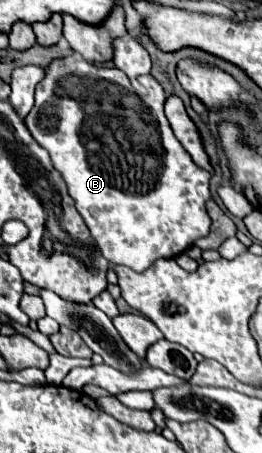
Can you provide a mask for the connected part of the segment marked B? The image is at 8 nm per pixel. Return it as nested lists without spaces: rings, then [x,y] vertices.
[[[73,57],[53,59],[35,91],[35,105],[25,119],[33,139],[49,151],[53,167],[61,173],[87,223],[103,257],[111,265],[125,265],[133,271],[149,269],[157,259],[173,259],[187,251],[197,239],[209,235],[211,217],[205,203],[211,199],[211,173],[199,169],[191,155],[173,135],[165,117],[165,91],[153,75],[139,75],[139,87],[117,67],[75,61]]]

